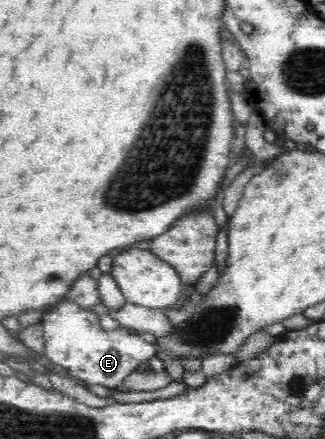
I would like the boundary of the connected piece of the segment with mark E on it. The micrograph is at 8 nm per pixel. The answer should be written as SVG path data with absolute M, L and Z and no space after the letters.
M69 300L59 301L42 314L45 356L61 372L85 384L101 385L117 389L134 371L145 369L148 362L159 352L145 342L137 332L118 328L104 330L99 325L99 314Z

